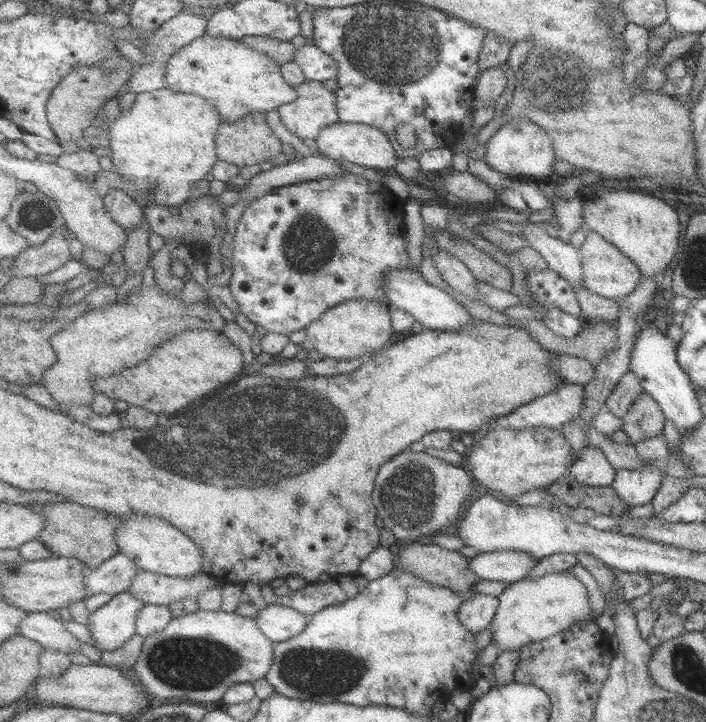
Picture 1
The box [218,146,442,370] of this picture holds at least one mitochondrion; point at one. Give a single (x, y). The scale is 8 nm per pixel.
(308, 244)

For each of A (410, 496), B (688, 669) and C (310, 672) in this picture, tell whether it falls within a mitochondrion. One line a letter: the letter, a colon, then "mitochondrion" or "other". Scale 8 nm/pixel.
A: mitochondrion
B: mitochondrion
C: mitochondrion

